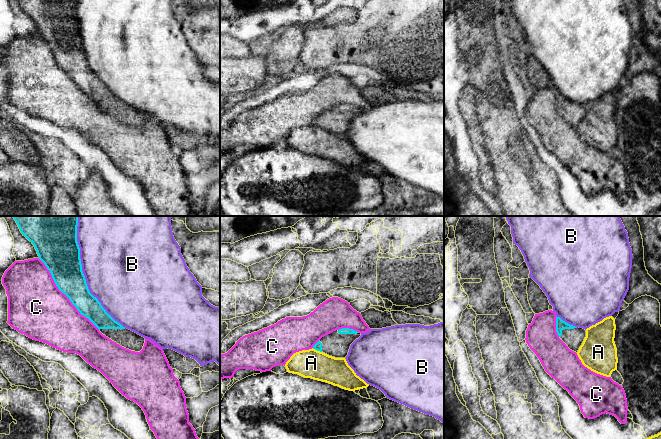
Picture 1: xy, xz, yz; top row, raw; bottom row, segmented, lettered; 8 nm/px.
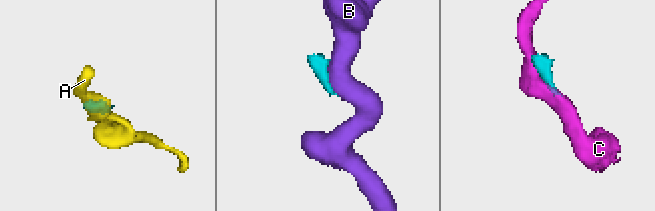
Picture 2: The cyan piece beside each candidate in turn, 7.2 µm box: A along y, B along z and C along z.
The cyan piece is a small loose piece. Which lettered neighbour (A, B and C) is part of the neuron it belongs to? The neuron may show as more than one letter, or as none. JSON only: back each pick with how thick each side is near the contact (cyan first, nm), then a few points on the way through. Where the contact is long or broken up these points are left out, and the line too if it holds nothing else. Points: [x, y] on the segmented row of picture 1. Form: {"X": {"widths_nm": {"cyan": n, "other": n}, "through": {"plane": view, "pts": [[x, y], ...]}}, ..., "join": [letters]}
{"join": []}

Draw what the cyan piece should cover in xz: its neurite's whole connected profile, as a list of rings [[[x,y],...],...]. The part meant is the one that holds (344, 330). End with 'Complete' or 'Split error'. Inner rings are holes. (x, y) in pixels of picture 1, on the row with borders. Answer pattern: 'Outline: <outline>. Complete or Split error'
Outline: [[[342,328],[322,337],[313,349],[335,358],[346,358],[351,344],[361,336],[361,333]]]. Split error

